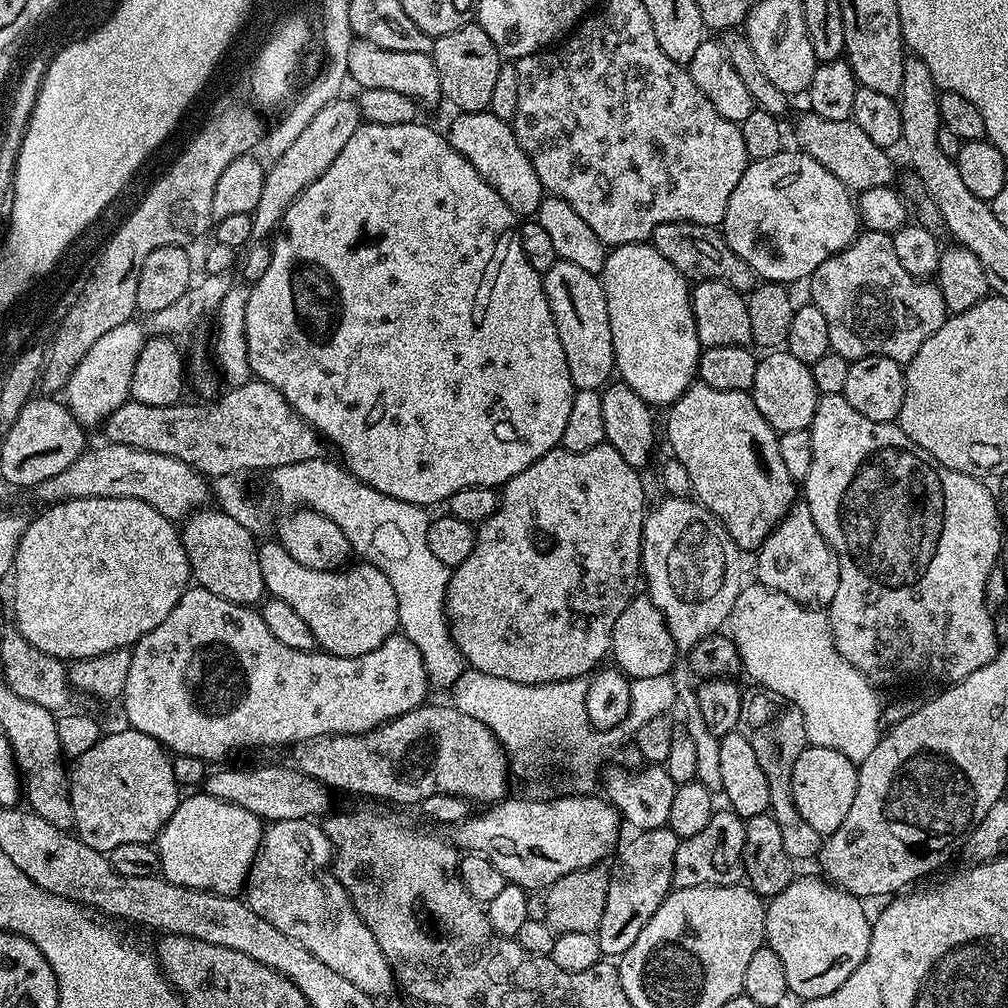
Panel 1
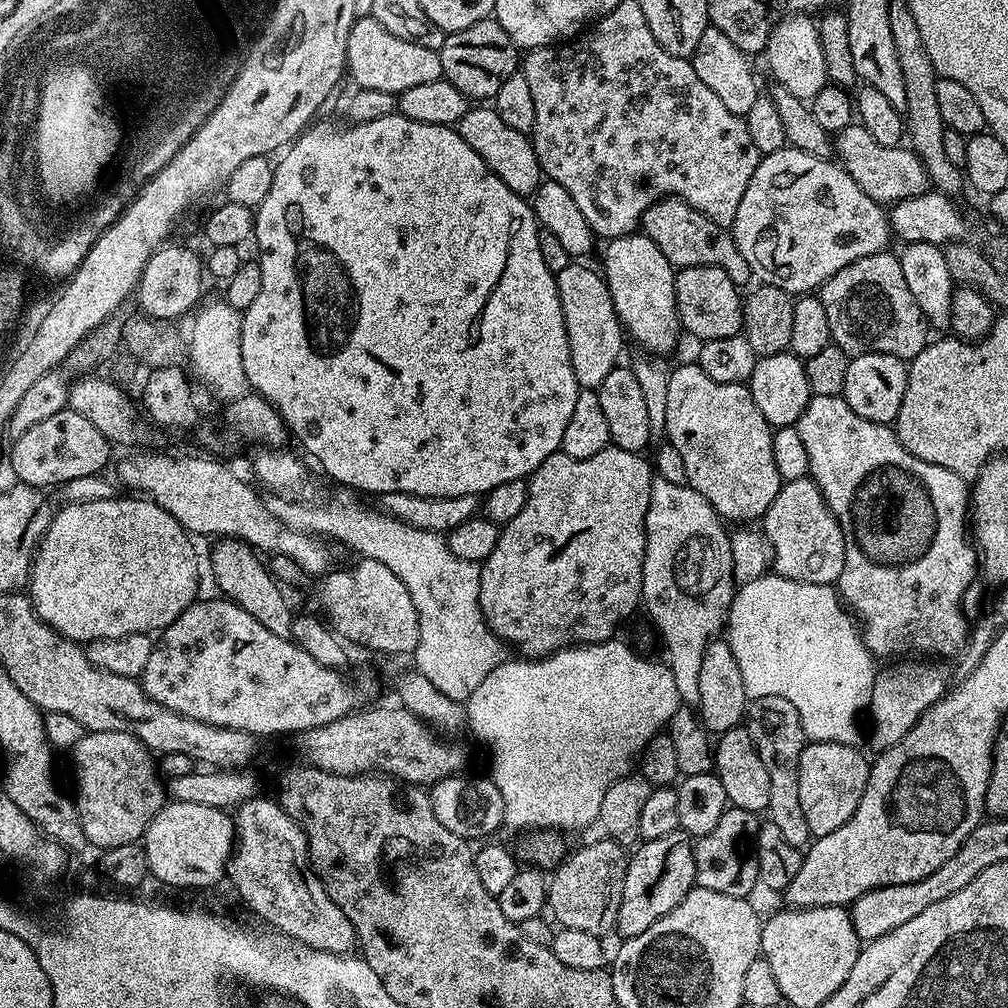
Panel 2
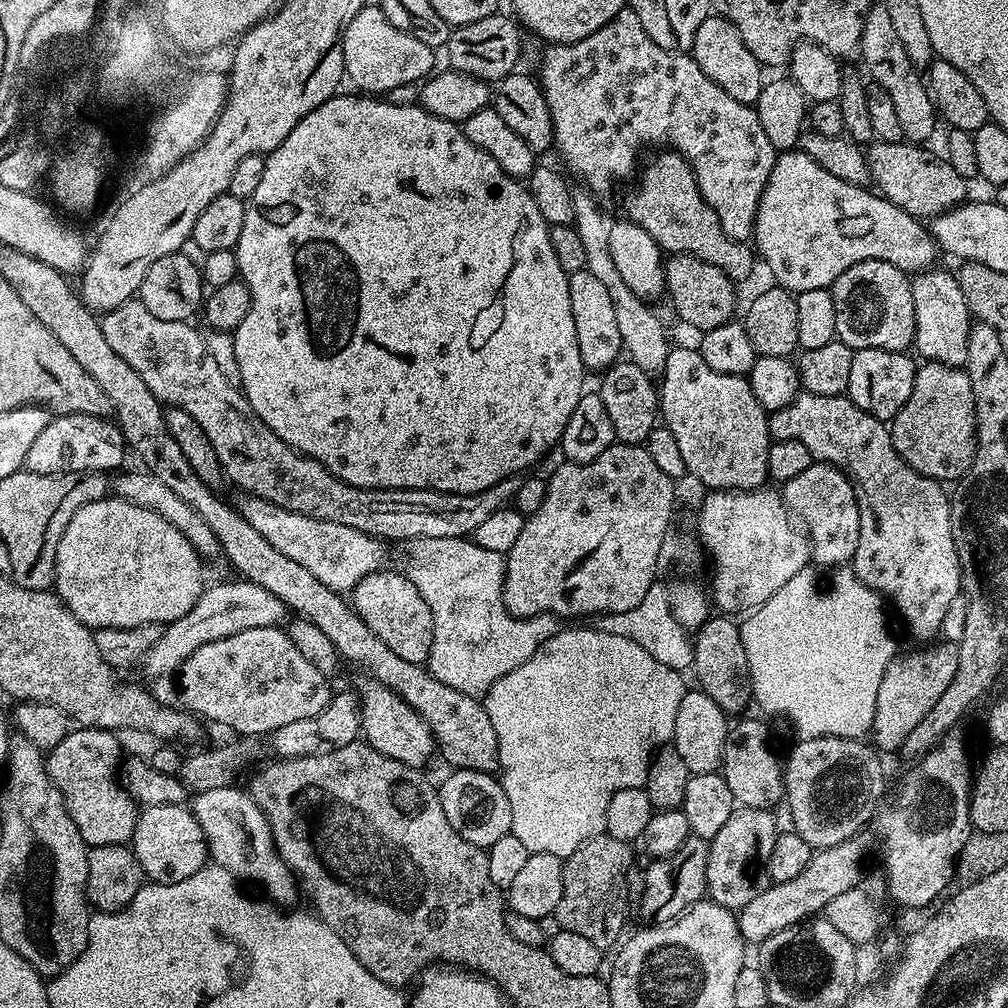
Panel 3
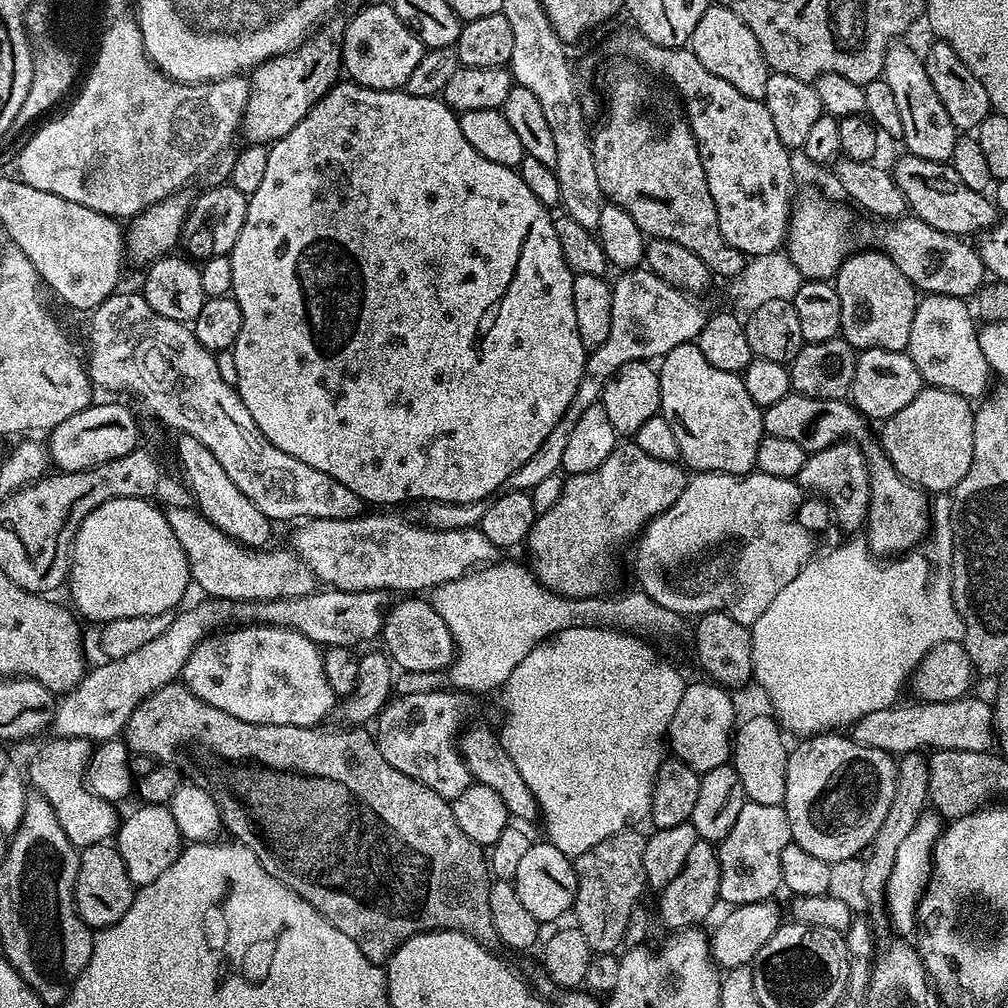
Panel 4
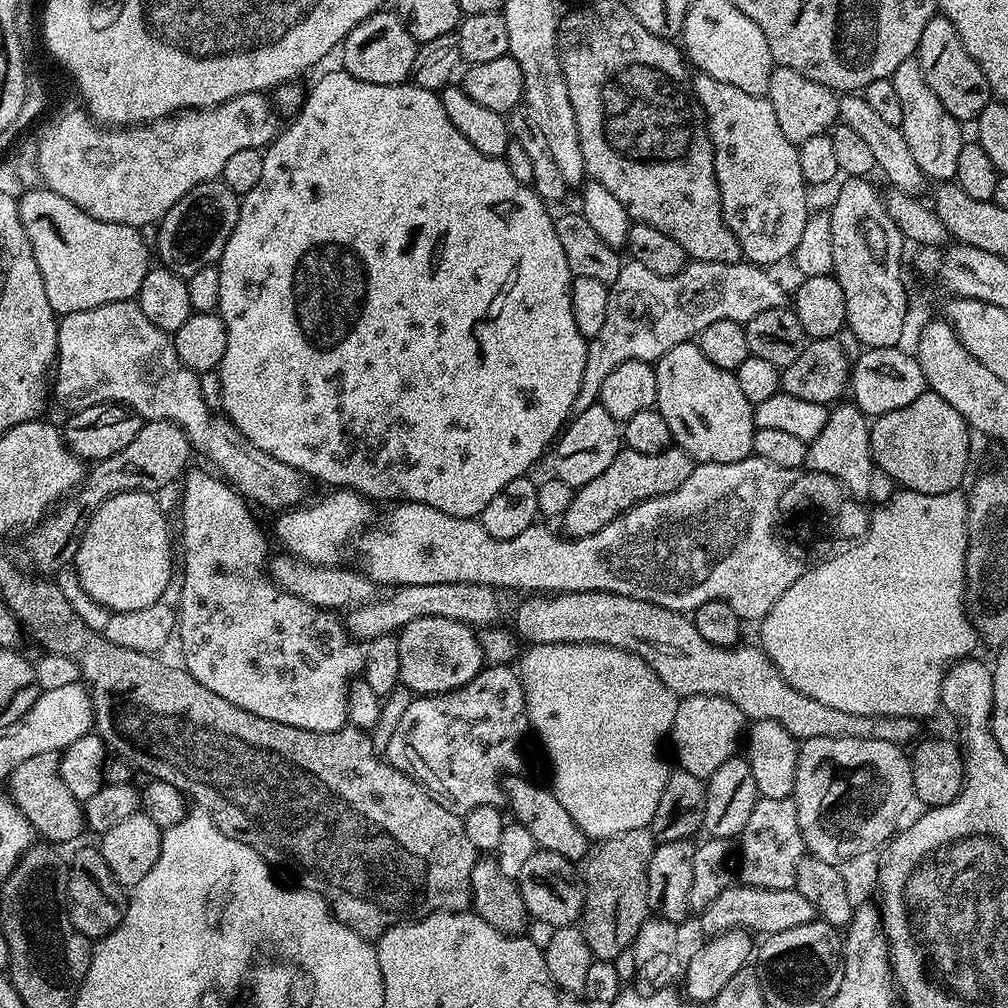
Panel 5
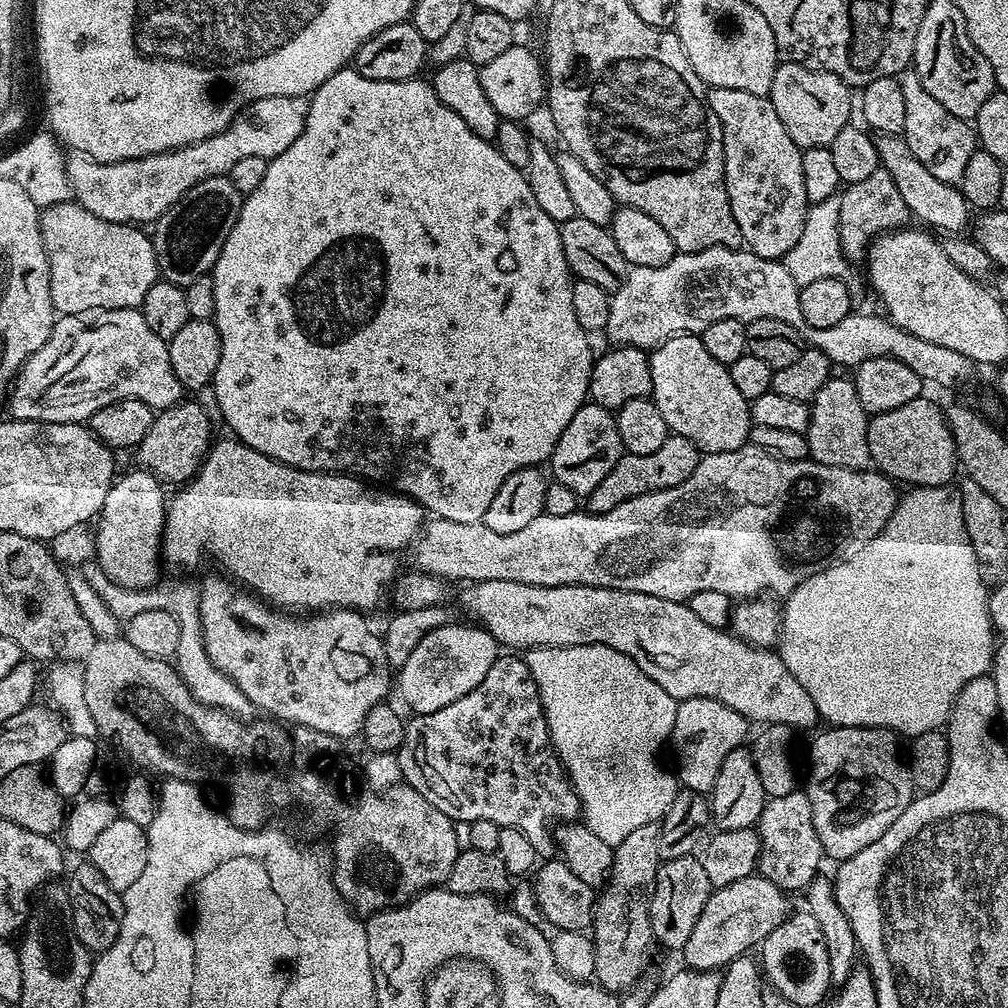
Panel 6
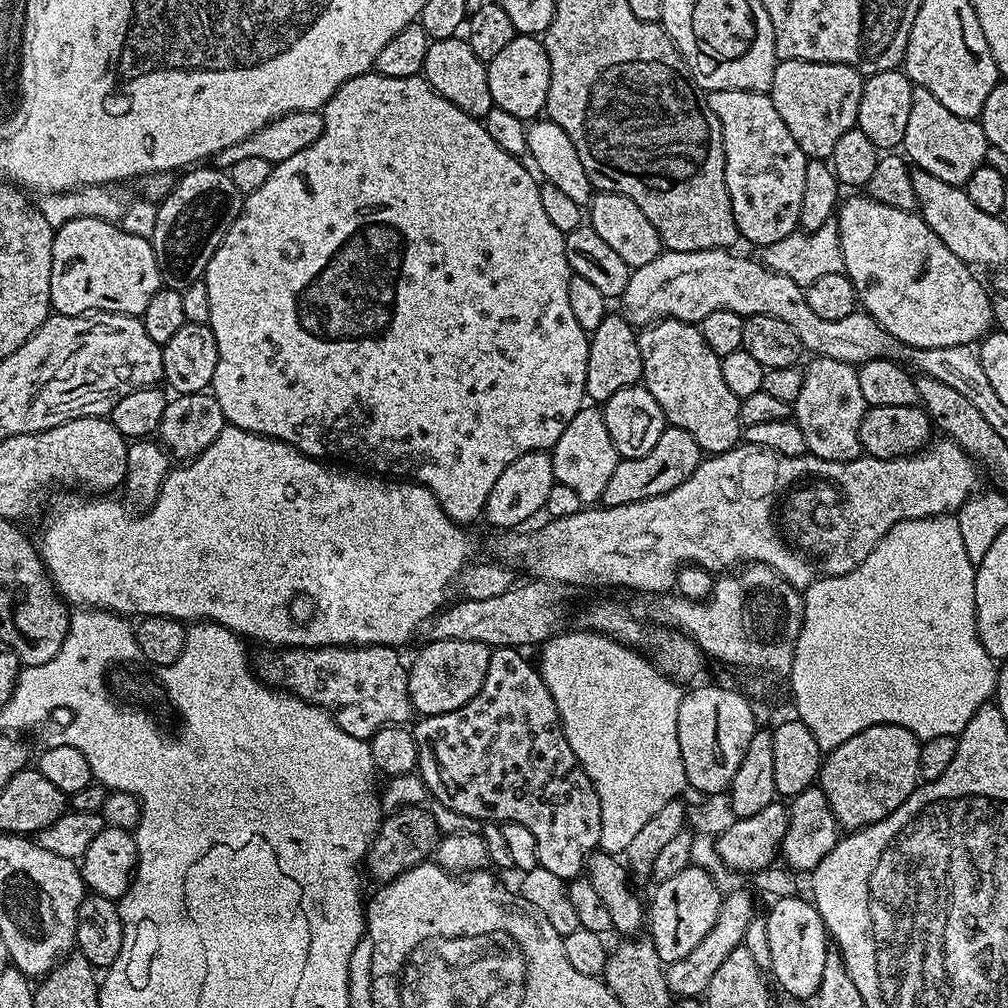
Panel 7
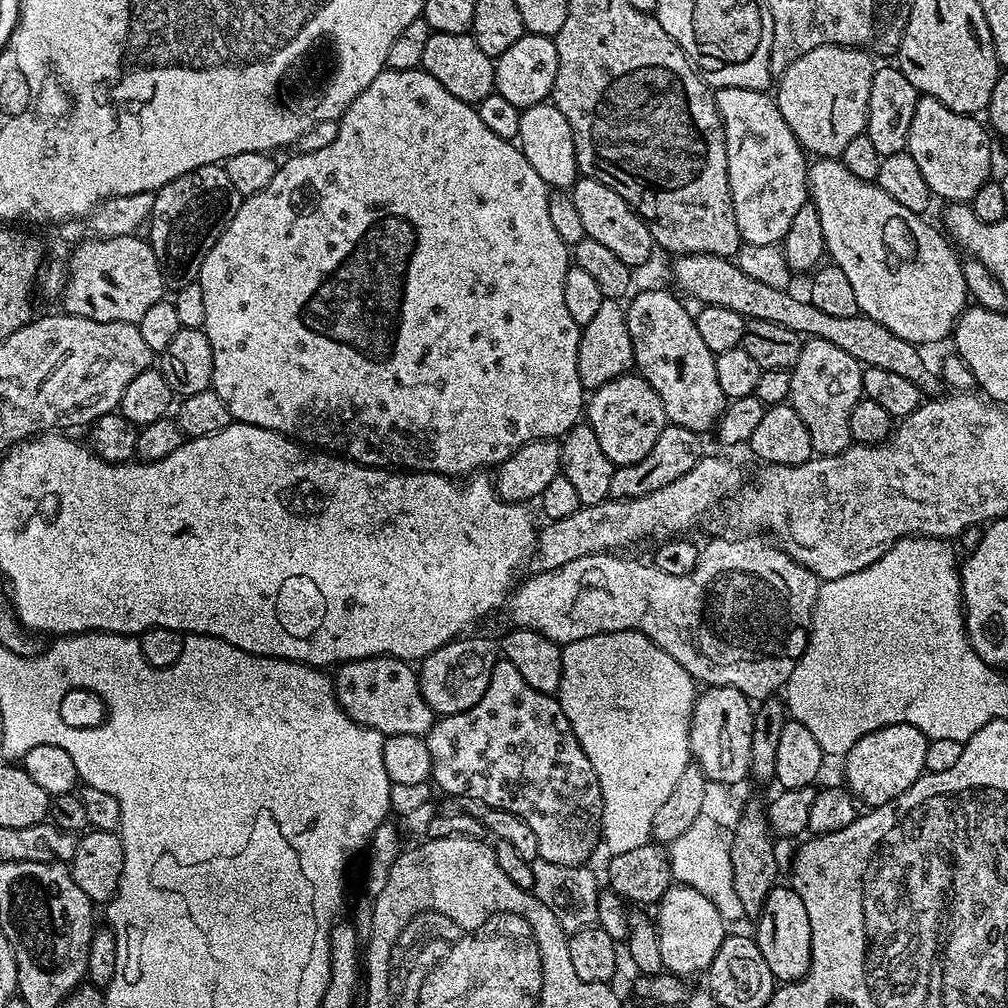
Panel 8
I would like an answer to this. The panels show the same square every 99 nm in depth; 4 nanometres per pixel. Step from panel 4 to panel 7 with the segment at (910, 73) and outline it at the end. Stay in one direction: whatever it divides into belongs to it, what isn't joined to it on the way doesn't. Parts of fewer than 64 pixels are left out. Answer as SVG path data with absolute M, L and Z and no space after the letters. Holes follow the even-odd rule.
M913 87L902 152L919 171L934 174L934 178L942 178L942 182L964 186L970 174L989 159L990 145L979 119L964 120L958 114L950 114L930 90Z

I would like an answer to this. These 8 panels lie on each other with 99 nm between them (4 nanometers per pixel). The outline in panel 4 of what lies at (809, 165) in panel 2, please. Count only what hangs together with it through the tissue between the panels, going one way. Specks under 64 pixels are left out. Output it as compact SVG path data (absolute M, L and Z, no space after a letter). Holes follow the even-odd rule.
M812 192L806 193L801 200L799 197L793 203L788 217L786 253L804 278L831 281L842 262L853 251L856 220L852 217L853 209L848 208L843 208L840 204L831 204ZM911 214L905 215L895 222L885 223L883 227L885 228L880 232L879 251L885 252L894 262L894 266L898 266L898 270L902 270L902 274L906 274L908 281L921 293L972 298L975 297L978 289L984 287L986 283L984 263L982 262L979 251L973 245L971 248L968 245L971 243L967 239L951 236L942 230L934 230L930 226L926 226L926 222L916 219Z

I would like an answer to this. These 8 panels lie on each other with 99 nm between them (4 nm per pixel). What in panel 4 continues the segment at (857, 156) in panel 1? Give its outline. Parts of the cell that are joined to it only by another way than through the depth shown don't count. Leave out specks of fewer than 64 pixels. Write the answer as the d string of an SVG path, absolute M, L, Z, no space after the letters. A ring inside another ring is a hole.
M901 154L896 160L894 175L896 185L908 203L908 212L934 230L942 230L951 236L972 238L997 223L998 209L995 203L985 193L970 190L970 186L958 178L951 163L930 162L930 158Z

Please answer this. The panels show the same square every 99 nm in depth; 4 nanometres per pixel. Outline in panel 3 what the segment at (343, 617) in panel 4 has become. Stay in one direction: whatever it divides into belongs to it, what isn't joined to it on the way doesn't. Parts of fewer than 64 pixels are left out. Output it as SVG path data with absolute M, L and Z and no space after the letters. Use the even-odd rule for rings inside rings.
M243 578L235 579L228 580L225 584L209 583L198 598L198 602L194 602L194 606L190 606L190 610L186 610L182 618L165 627L158 642L150 646L150 650L143 658L142 669L144 668L146 675L168 676L171 672L173 675L184 660L194 650L198 650L198 646L206 646L210 642L242 634L242 630L278 628L289 619L288 607L274 594L270 594L270 590Z

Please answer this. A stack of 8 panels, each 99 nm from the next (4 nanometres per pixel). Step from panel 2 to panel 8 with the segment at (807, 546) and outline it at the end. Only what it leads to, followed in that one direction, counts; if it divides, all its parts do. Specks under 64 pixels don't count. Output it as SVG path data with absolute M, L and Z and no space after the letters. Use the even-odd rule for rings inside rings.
M808 338L801 343L798 362L790 371L792 377L788 400L792 408L798 410L798 418L802 418L806 431L810 433L813 453L816 456L833 456L851 448L854 441L850 434L850 414L864 396L864 368L861 364L850 354L846 354L846 350L834 346L834 342Z

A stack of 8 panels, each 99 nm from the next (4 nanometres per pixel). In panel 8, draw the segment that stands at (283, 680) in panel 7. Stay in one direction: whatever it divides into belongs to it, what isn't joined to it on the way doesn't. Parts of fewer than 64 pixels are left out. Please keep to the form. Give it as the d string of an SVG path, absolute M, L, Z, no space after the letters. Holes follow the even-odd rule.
M371 656L365 660L349 660L339 665L335 672L336 701L351 720L364 728L373 728L384 736L424 736L438 719L422 694L417 669L407 660L393 656Z

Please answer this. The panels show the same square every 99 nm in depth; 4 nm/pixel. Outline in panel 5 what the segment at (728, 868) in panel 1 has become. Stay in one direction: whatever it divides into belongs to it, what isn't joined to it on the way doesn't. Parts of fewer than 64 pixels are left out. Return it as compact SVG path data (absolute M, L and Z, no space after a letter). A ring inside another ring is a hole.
M760 796L753 812L750 813L749 820L746 821L746 826L740 832L738 843L740 843L739 883L749 884L751 888L761 888L762 890L790 890L795 888L798 862L806 855L802 830L798 826L798 810L795 800Z

